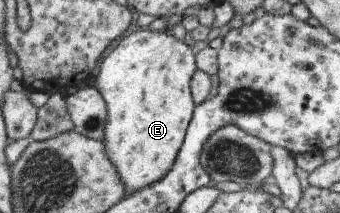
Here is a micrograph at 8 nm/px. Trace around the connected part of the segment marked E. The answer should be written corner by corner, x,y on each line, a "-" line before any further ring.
147,28
121,37
119,42
117,42
117,46
111,48
107,52
107,56
104,56
103,60
101,60
99,72
94,76
94,87
101,94
101,98
103,98
103,102
105,103
105,118
107,118
105,124
103,124
103,137
101,142
103,143
103,150
107,154
107,158
111,160
111,164
115,166
115,170
119,174
121,184
125,186
125,196
129,196
129,194
133,194
133,192
137,192
137,190
141,190
141,188
145,188
145,186
161,180
169,172
171,166
173,166
173,161
186,135
186,128
189,124
193,109
196,107
192,101
191,92
189,92
189,80
191,80
191,76
193,76
193,72
196,69
194,53
191,52
190,46
187,46
183,40
177,40
173,35
167,34
165,31
150,32

